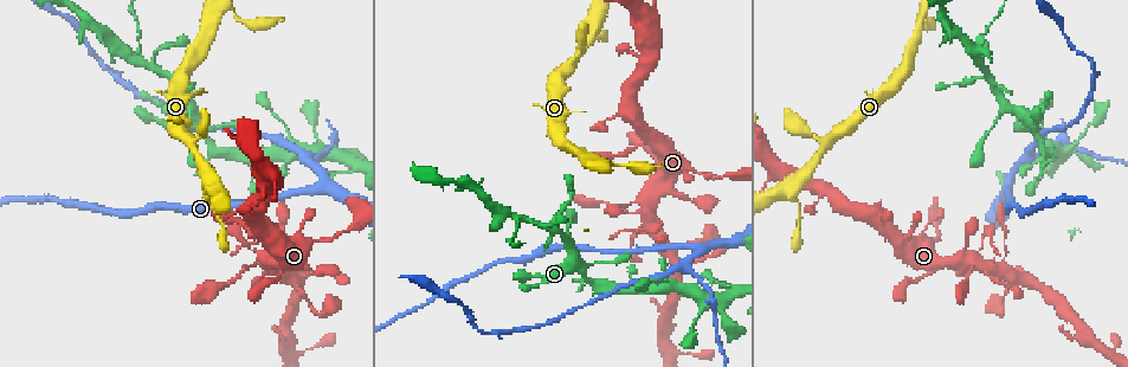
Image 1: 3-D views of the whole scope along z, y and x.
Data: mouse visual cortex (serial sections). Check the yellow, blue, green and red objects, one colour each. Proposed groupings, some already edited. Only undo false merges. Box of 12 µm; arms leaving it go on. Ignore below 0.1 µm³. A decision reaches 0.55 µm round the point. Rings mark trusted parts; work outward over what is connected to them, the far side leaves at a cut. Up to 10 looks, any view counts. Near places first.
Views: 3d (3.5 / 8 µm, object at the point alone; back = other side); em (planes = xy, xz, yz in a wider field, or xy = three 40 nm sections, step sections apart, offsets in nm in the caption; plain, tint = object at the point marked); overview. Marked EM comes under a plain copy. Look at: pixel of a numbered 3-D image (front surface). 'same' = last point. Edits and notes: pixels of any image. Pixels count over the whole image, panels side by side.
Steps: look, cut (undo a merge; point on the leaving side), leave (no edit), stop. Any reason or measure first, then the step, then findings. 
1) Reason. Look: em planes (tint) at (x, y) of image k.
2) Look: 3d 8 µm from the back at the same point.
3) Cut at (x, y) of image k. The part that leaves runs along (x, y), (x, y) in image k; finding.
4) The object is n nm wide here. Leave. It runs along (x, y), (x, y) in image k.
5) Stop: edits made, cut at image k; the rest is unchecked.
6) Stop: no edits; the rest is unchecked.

Two arms in line, one across. Look: 3d 3.5 µm at (825, 144) of image 1.

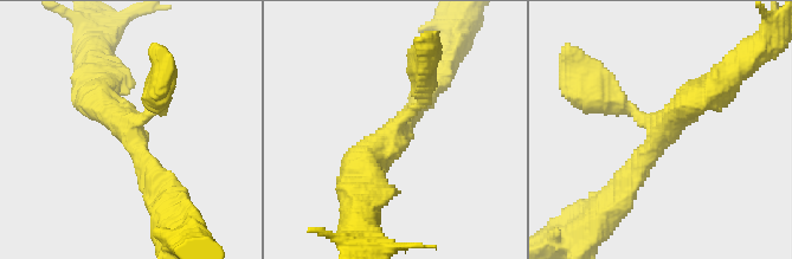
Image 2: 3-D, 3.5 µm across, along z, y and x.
Look: em xy step 5 (tint) at (665, 136) of image 2.

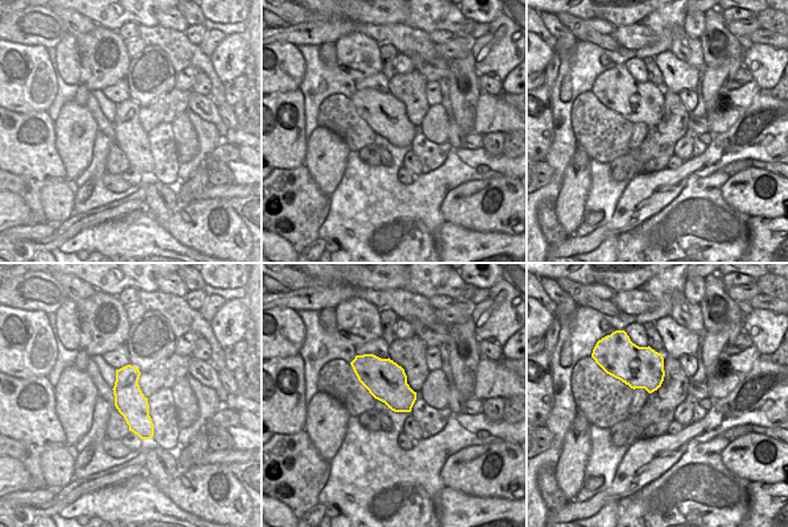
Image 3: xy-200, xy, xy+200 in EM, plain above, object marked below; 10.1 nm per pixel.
Leave. Continuous, no second cell.

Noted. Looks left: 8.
Small branch off a trunk. Look: 3d 3.5 µm at (137, 56) of image 1.

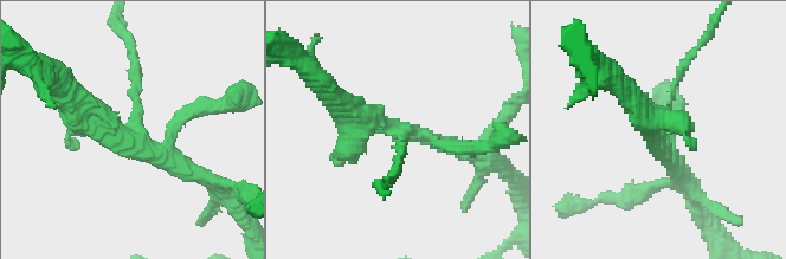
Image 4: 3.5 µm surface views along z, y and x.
3 arms meet here; the arms are 100, 200, 300 nm wide. Look: em xy step 3 (tint) at (131, 137) of image 4.

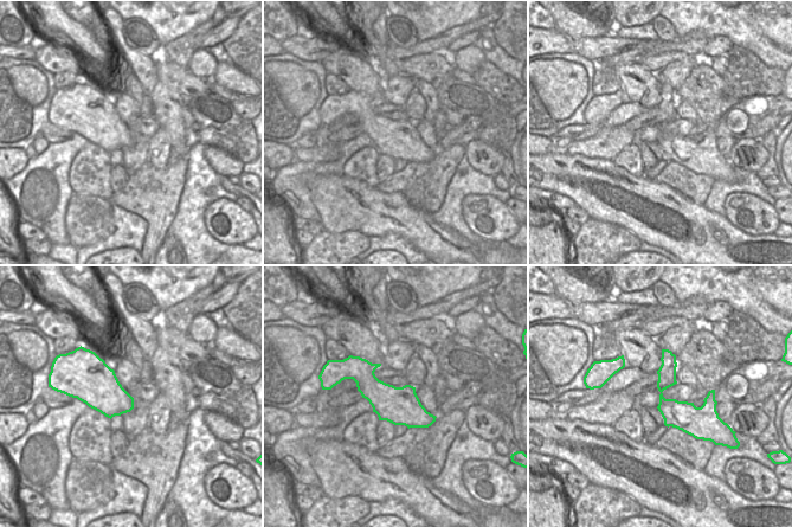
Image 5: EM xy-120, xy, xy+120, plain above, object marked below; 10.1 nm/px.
The object is 380 nm wide here. Leave. It runs along (195, 172), (145, 154), (71, 99) in image 4; one cell here.

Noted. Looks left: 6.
Sharp bend. Look: em xy step 1 (tint) at (211, 19) of image 1.

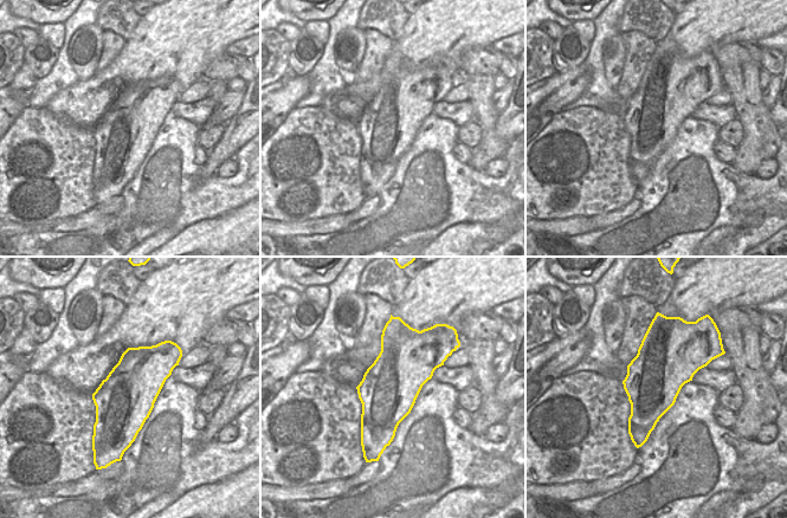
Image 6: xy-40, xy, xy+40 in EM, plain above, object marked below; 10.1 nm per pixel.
Look: 3d 3.5 µm from the back at the same point.

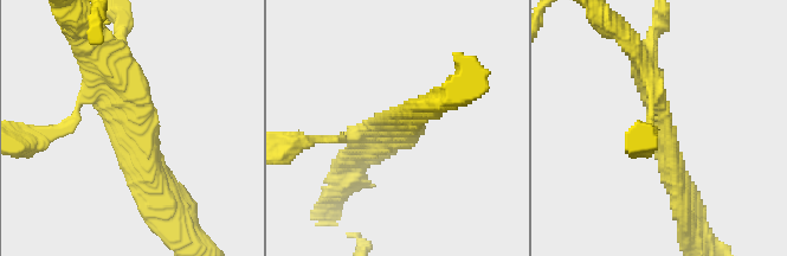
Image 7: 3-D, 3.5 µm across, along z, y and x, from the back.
Leave. It runs along (426, 109), (401, 127), (343, 139) in image 7; one cell here.

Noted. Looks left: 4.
Three-way junction. Look: 3d 3.5 µm at (321, 183) of image 1.

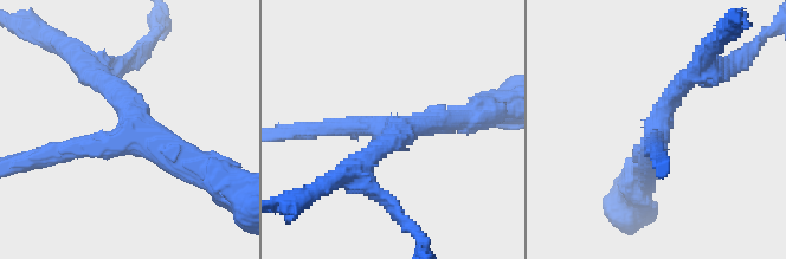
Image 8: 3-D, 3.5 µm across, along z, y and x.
Now the EM. Look: em xy step 2 (tint) at (127, 131) of image 8.

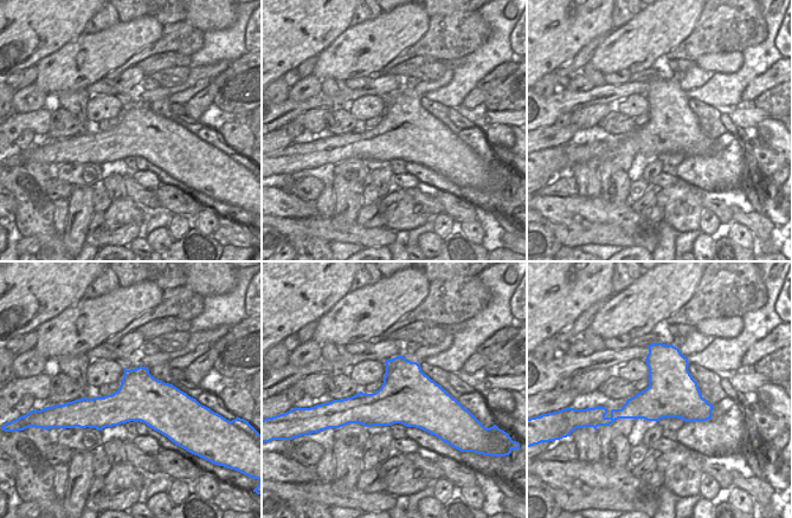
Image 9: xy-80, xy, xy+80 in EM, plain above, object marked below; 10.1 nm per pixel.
3 arms meet here. Leave. It runs along (56, 154), (131, 128), (96, 73) in image 8; continuous, no second cell.

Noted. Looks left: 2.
Stop: no edits; the rest is unchecked.

